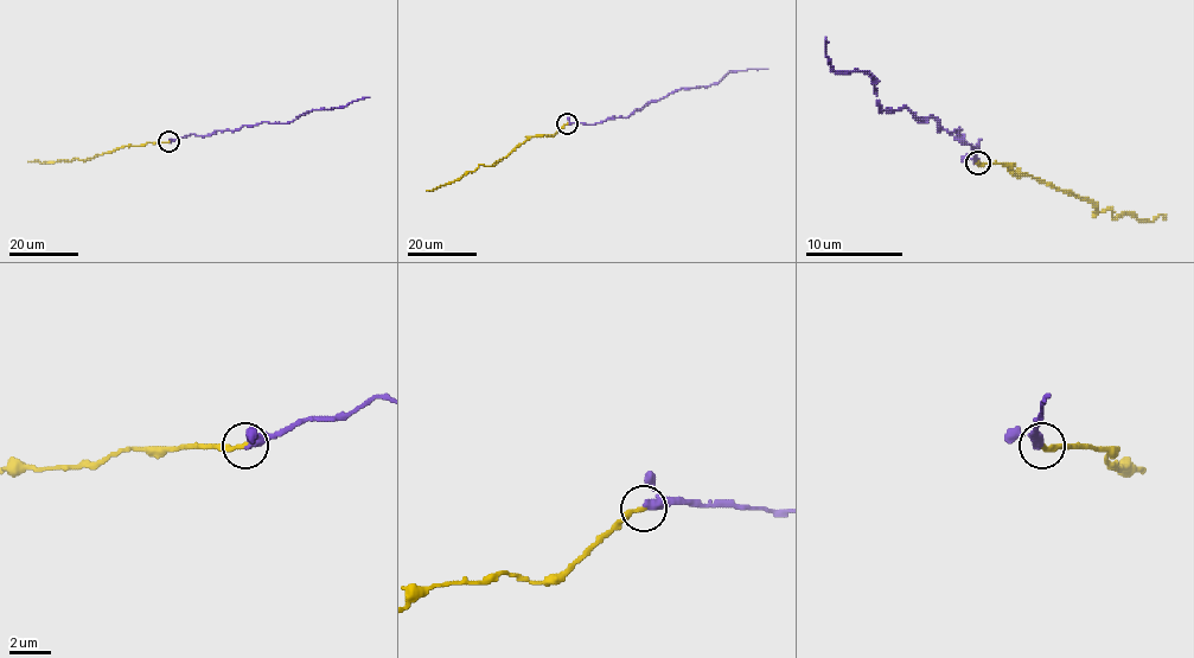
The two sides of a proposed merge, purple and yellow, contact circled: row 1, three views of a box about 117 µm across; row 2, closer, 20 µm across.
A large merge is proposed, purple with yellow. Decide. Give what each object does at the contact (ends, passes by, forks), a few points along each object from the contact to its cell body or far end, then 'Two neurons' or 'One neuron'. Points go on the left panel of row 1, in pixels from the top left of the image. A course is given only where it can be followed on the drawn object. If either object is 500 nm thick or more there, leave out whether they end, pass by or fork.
At the ring purple passes by. At the ring yellow ends. Course of purple: (168, 142), (191, 133), (206, 135), (262, 122), (289, 122), (318, 109), (343, 107), (370, 97). Course of yellow: (168, 142), (122, 146), (82, 160), (29, 161). One neuron

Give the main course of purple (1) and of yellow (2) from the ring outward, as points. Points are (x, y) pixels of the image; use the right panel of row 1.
1: (976, 164), (978, 139), (971, 146), (959, 129), (906, 108), (879, 113), (867, 71), (835, 74), (825, 39)
2: (978, 164), (1010, 164), (1013, 173), (1085, 197), (1092, 215), (1166, 217)

